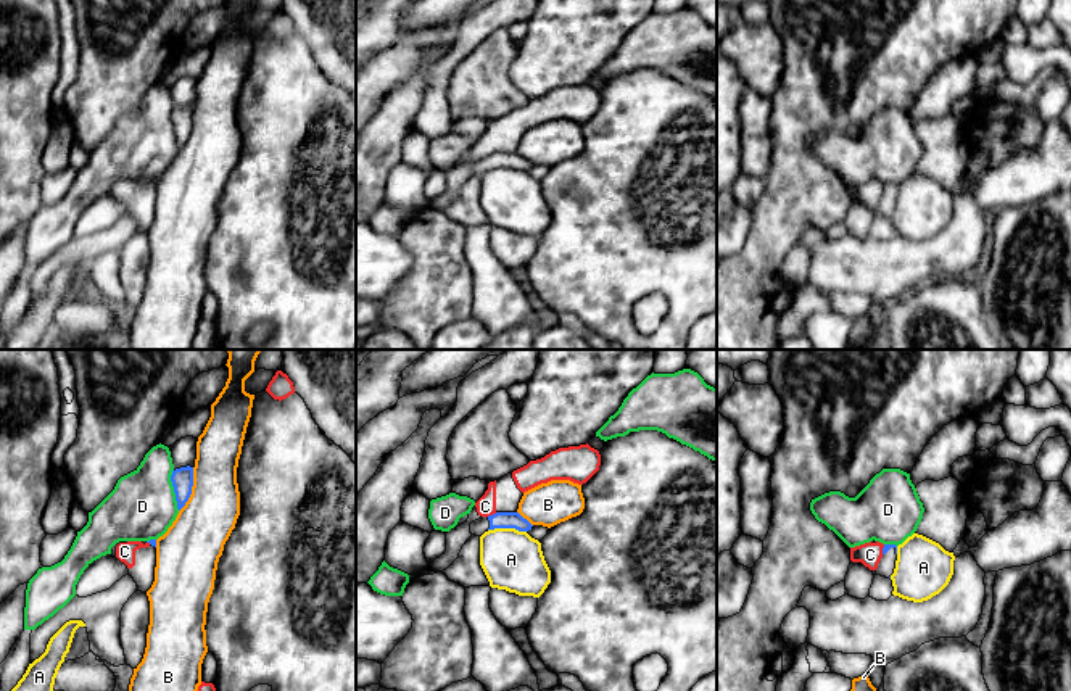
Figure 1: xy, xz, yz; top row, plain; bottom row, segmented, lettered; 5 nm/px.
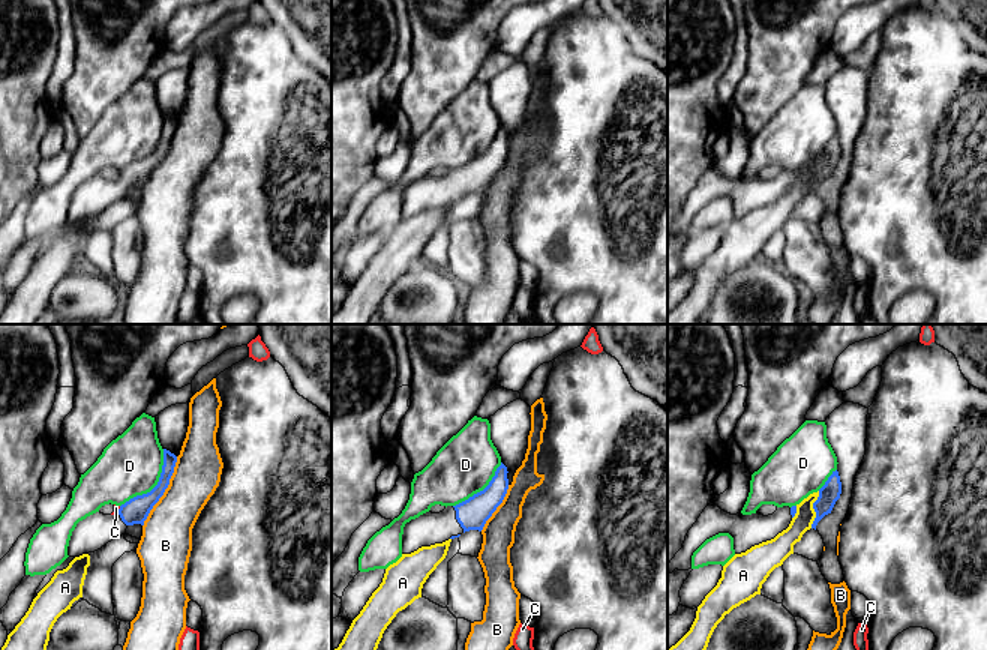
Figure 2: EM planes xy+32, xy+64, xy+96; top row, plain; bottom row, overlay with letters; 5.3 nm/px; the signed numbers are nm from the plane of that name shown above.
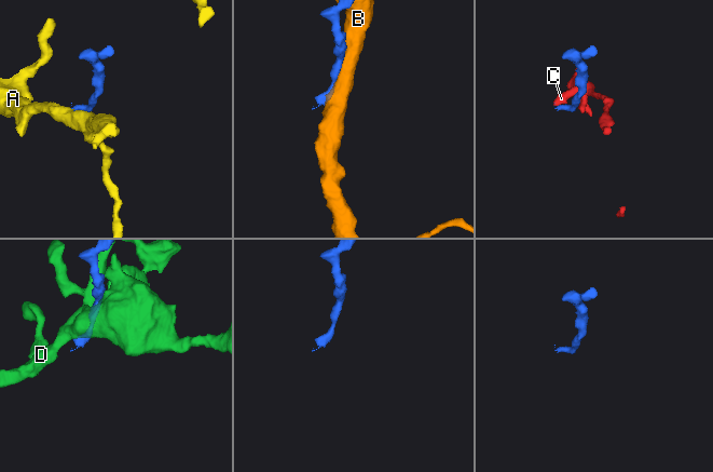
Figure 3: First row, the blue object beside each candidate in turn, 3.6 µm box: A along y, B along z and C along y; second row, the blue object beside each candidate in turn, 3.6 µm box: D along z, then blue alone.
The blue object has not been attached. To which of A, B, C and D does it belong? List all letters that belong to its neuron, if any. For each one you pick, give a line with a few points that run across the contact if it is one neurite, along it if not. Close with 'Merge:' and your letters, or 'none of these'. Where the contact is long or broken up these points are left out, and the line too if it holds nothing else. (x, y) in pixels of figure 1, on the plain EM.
Merge: none of these

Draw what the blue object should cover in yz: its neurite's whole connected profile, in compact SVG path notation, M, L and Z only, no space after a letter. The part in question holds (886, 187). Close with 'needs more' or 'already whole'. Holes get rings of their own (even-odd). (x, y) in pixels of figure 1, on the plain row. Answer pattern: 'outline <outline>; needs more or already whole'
outline M884 184L883 197L878 203L876 214L889 217L894 213L895 200L897 200L897 185Z; needs more

